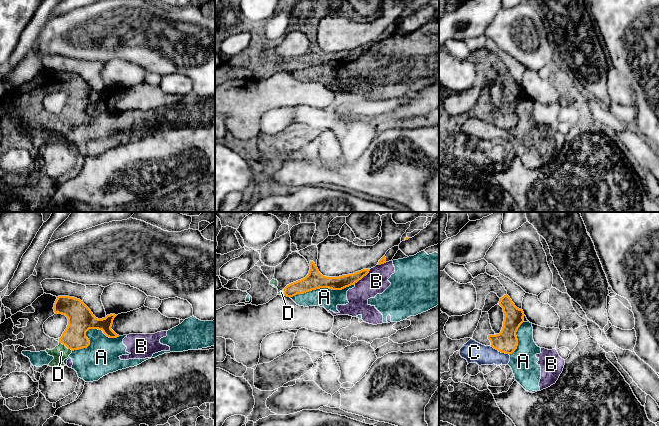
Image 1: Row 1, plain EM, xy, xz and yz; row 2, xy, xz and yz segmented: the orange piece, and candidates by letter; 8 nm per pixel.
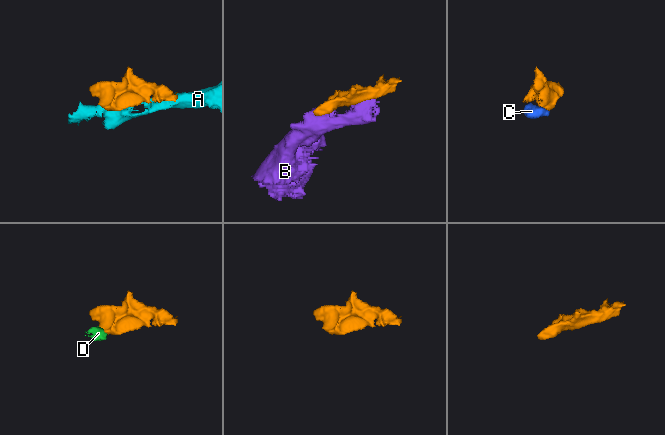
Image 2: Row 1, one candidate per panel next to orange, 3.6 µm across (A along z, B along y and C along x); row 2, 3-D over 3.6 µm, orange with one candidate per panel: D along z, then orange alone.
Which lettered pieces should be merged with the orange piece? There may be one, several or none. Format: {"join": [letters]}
{"join": ["D"]}

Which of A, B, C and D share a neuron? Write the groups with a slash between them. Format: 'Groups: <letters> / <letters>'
Groups: A B C / D

